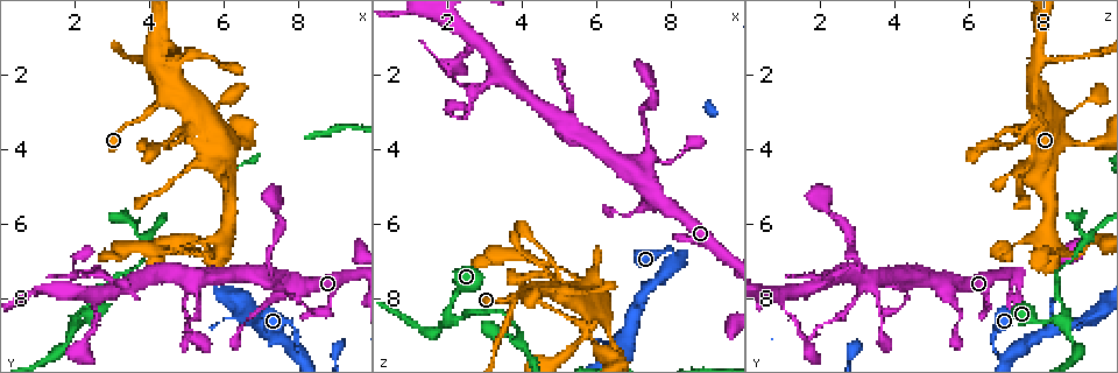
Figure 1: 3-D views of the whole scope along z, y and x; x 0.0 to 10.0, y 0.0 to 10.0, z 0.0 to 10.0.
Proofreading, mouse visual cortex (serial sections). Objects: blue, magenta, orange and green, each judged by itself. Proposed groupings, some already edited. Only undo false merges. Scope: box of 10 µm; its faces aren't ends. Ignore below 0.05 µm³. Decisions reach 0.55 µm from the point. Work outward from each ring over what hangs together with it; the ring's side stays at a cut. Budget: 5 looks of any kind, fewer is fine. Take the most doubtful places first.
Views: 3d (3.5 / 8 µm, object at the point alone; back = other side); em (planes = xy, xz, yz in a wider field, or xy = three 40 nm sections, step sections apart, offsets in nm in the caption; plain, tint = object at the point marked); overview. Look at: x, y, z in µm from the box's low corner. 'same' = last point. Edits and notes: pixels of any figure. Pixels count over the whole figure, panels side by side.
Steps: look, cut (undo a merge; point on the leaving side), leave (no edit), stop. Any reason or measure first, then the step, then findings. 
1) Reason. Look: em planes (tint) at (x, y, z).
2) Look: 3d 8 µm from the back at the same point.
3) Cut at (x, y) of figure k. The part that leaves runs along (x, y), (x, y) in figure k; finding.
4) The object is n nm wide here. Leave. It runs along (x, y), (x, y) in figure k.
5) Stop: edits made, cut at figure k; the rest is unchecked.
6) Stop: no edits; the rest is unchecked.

Three arms meet. Look: 3d 3.5 µm at (7.95, 9.40, 6.70).

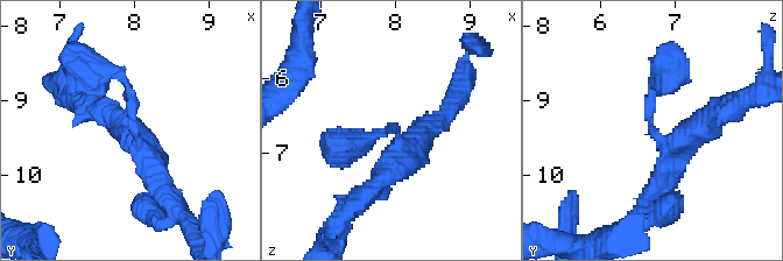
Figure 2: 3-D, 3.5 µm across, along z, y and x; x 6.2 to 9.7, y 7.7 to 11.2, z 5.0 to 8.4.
3 arms meet here; the arms are 150, 300, 350 nm wide. Look: em planes (tint) at (8.00, 9.35, 6.70).

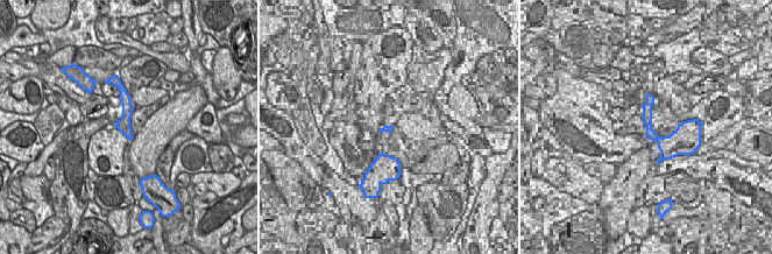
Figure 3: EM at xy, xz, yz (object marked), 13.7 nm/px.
The object is 190 nm wide here. Leave. It runs along (97, 71), (115, 121) in figure 2; one cell here.

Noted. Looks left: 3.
Side arm on a straight run. Look: 3d 8 µm at (2.00, 8.60, 8.40).

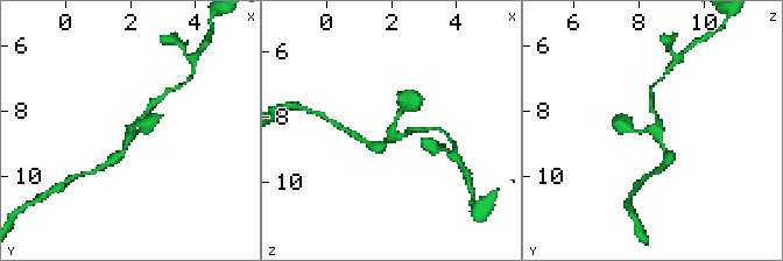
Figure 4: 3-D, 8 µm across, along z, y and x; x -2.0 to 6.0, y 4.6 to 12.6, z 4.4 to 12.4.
3 arms meet here; the arms are 150, 200, 200 nm wide; need the tissue. Look: em planes (tint) at the same point.

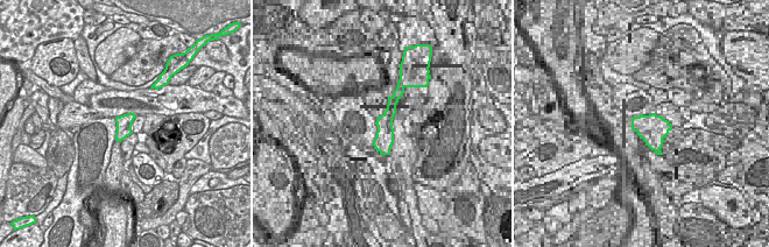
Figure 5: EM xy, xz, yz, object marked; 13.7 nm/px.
Leave. It runs along (626, 127), (654, 129), (658, 118), (651, 104) in figure 4; one cell here.

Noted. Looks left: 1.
Stop: no edits; the rest is unchecked.

